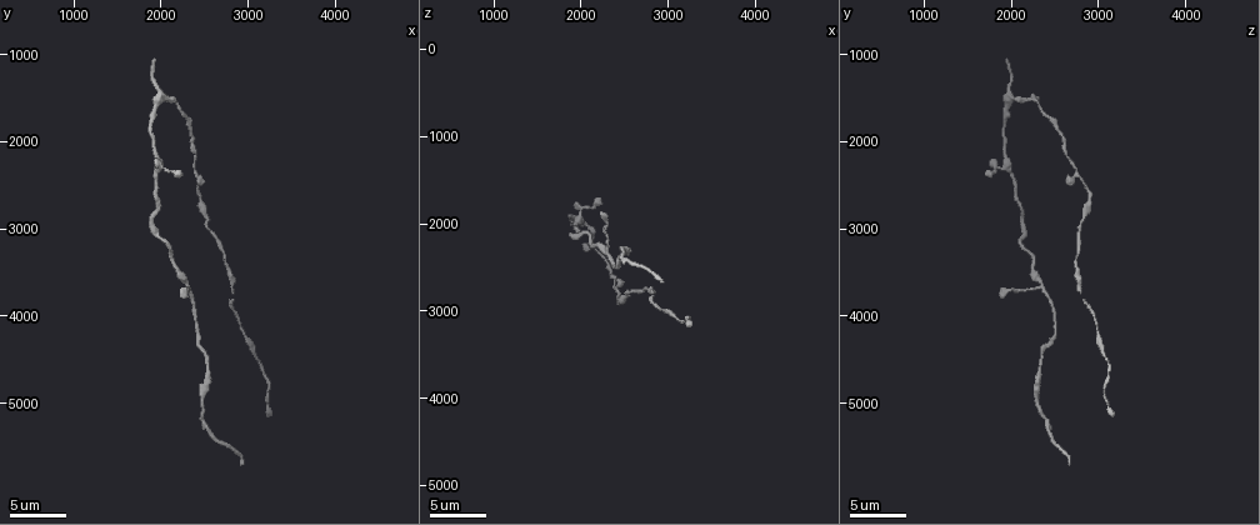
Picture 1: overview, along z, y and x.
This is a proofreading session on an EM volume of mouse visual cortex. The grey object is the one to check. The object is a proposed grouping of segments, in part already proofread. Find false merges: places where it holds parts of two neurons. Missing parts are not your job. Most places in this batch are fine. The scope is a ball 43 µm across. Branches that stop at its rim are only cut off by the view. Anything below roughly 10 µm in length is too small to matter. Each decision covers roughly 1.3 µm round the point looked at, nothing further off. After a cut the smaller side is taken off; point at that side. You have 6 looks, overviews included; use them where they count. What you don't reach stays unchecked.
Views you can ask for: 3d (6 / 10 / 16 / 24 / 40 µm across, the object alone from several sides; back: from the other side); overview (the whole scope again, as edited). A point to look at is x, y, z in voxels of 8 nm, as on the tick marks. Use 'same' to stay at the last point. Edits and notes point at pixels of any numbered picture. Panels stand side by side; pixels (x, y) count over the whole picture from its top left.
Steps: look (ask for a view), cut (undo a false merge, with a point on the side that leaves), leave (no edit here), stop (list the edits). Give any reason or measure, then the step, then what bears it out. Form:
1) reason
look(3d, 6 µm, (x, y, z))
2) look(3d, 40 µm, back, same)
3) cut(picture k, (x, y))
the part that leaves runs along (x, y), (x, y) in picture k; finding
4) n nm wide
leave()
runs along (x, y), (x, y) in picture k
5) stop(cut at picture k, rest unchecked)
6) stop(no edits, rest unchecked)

thick turns thin
look(3d, 10 µm, (2000, 3100, 2150))

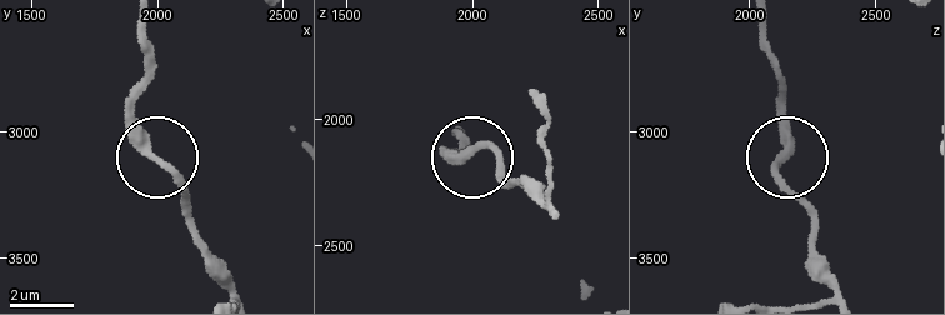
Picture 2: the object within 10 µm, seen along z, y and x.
from behind
look(3d, 10 µm, back, (2020, 3110, 2110))

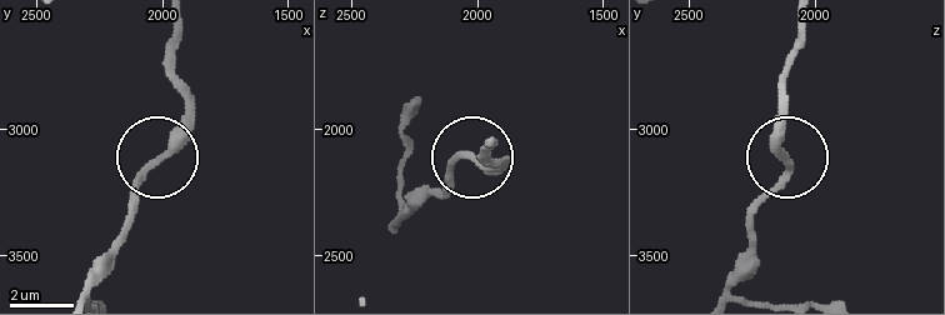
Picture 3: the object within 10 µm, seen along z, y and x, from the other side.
leave()
runs along (175, 25), (184, 121), (138, 178), (130, 208) in picture 3; one neuron here

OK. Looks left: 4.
sudden change in width
look(3d, 6 µm, (2800, 3650, 2800))

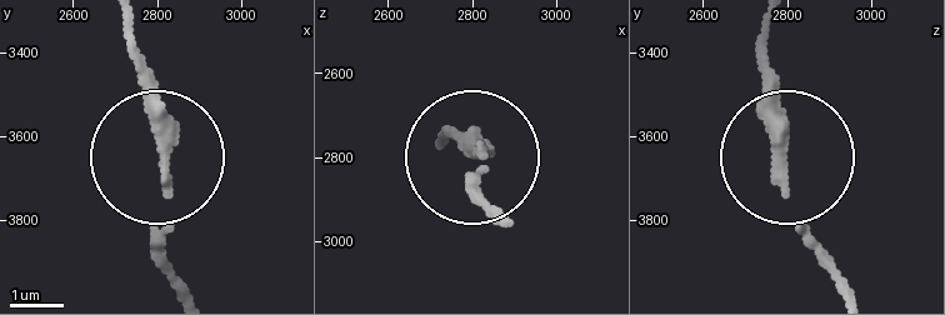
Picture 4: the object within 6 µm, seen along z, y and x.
from behind
look(3d, 6 µm, back, (2820, 3635, 2780))

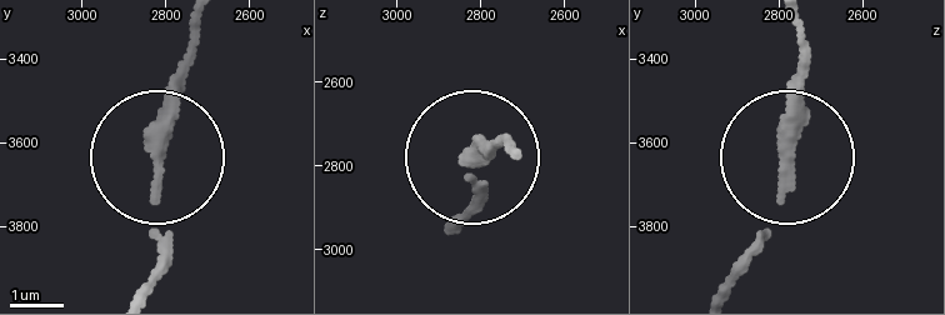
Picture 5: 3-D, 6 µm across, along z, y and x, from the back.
280 nm wide
leave()
runs along (798, 25), (784, 186), (765, 240), (734, 276) in picture 5; all the same neuron

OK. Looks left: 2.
sudden change in width
look(3d, 16 µm, (2500, 4900, 2300))

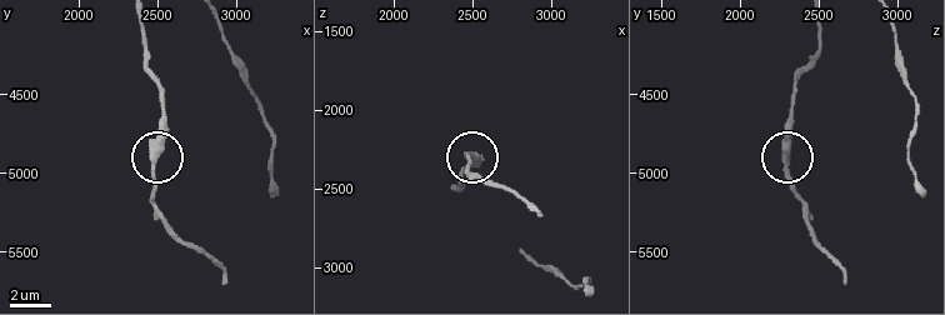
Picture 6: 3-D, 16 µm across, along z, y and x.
look(3d, 16 µm, back, (2500, 4860, 2300))

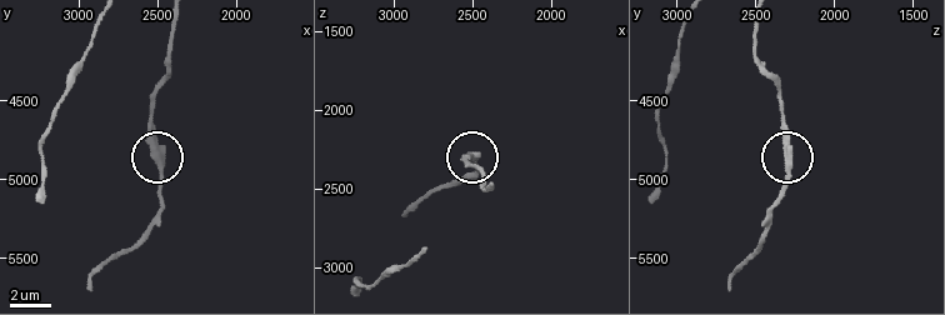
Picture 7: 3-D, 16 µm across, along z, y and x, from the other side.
leave()
runs along (174, 20), (169, 71), (154, 101), (159, 205) in picture 7; one neuron here

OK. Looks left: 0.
stop(no edits, rest unchecked)

